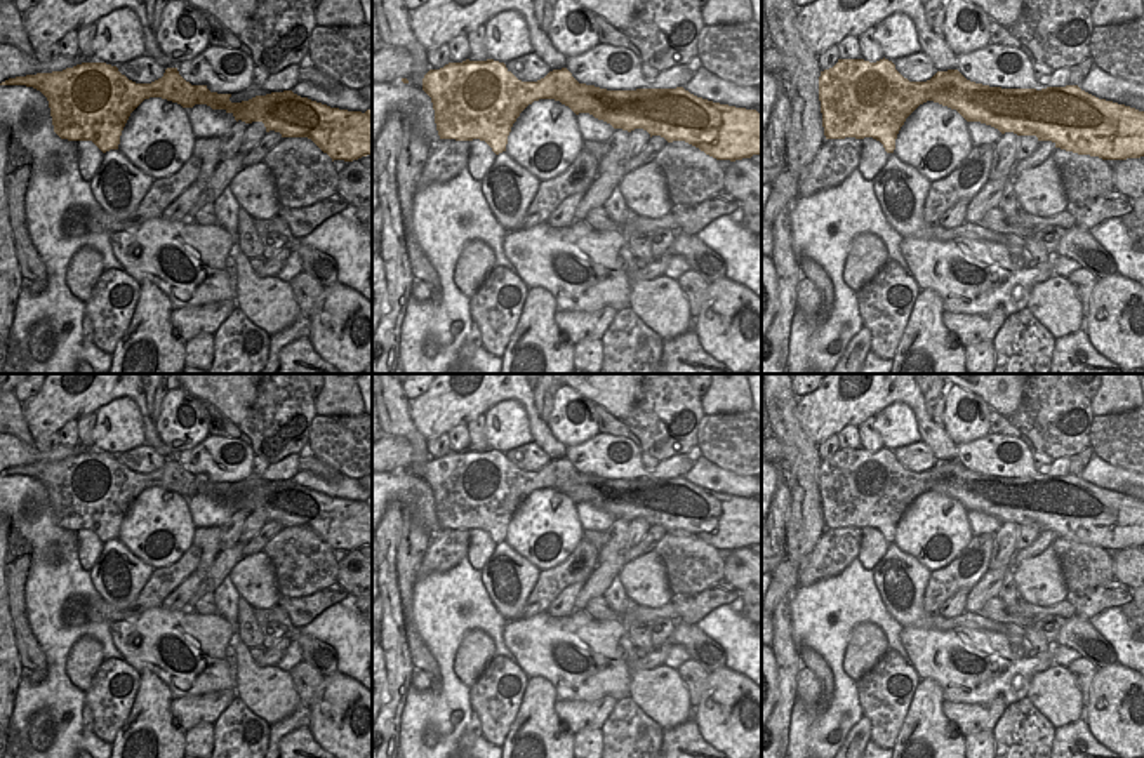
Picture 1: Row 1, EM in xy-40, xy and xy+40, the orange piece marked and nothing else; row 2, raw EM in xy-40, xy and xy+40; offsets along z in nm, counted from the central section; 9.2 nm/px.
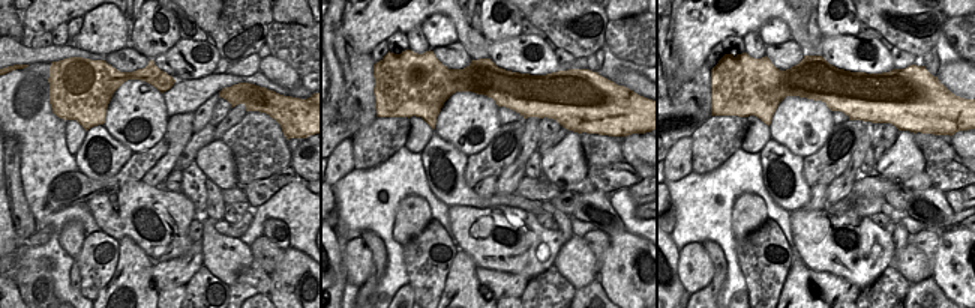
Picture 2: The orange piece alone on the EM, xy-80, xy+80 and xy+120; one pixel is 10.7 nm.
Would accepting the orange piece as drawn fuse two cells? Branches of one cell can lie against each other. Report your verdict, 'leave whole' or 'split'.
split

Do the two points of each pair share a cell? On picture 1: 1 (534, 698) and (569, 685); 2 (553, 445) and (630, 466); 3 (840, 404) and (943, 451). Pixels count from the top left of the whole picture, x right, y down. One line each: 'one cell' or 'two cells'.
1: two cells
2: two cells
3: one cell

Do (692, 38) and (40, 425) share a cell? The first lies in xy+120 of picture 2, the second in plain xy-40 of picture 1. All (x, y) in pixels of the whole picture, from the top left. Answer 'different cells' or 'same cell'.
same cell

